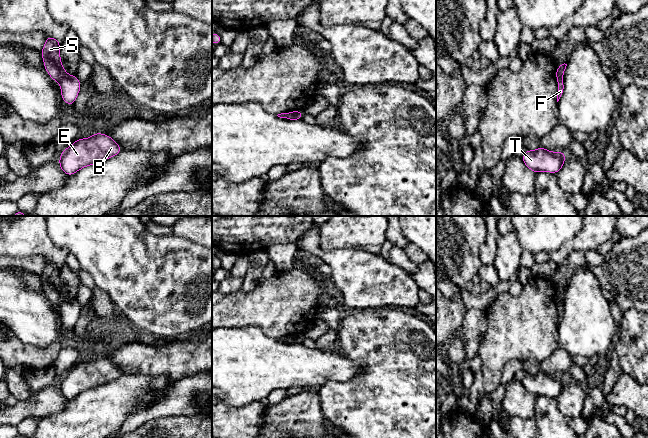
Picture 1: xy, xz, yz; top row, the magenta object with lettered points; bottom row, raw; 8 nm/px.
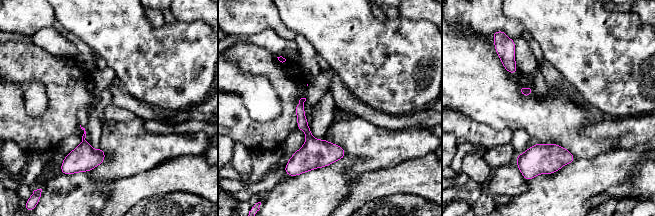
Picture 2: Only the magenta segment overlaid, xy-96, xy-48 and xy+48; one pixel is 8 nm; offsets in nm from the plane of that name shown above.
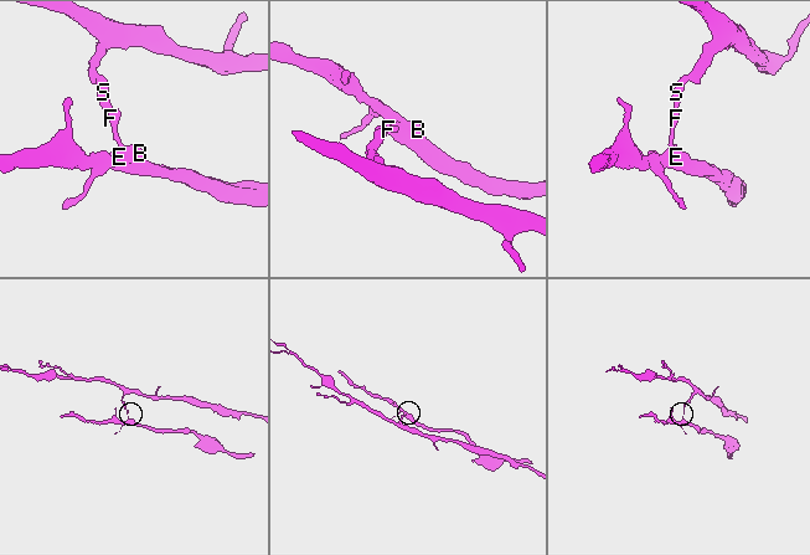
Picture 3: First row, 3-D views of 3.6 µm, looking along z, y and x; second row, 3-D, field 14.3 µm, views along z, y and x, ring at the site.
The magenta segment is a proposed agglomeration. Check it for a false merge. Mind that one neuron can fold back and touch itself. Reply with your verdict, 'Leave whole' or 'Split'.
Split

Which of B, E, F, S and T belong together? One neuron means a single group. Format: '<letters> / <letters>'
B E F T / S

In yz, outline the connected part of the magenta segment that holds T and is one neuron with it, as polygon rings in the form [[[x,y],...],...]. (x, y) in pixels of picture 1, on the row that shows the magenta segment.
[[[540,146],[534,151],[526,149],[521,158],[534,173],[550,172],[556,174],[562,169],[567,156],[561,151],[551,152]]]

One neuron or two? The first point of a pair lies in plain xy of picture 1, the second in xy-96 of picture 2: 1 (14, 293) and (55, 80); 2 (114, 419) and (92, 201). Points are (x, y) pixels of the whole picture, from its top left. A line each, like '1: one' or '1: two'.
1: two
2: one

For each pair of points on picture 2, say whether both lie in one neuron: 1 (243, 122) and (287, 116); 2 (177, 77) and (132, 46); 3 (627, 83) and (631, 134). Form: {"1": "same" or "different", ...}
{"1": "same", "2": "same", "3": "different"}

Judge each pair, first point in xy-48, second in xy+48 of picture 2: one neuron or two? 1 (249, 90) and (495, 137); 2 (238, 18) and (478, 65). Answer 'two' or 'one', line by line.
1: two
2: two

